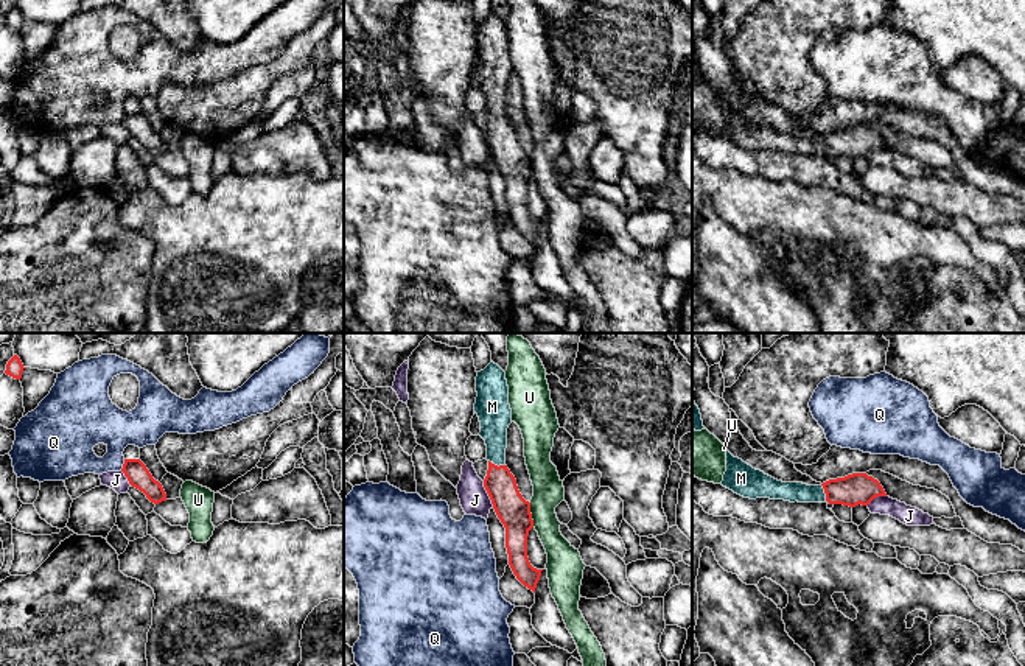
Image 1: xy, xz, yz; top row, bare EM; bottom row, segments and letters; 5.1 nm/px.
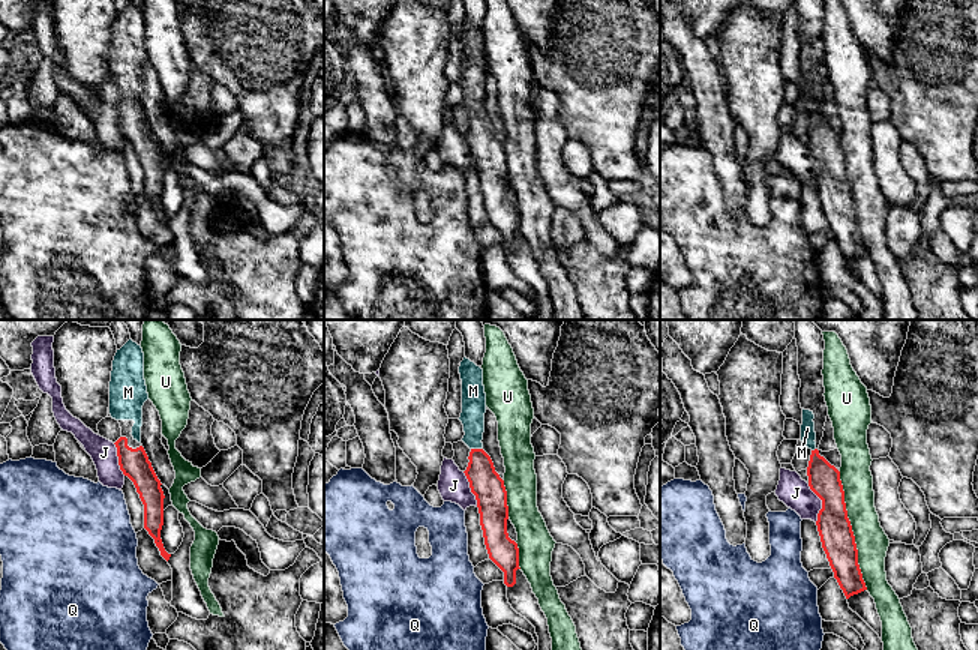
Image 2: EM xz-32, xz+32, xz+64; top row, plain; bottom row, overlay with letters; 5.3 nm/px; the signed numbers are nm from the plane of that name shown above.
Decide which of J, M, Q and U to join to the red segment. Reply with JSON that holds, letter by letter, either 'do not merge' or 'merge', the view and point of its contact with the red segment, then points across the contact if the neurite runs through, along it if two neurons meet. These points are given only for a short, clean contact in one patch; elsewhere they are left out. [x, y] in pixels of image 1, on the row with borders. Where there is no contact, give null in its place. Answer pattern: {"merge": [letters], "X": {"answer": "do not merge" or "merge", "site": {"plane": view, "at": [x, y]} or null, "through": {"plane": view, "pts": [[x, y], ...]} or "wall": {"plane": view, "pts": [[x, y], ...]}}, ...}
{"merge": ["M"], "J": {"answer": "do not merge", "site": {"plane": "xz", "at": [487, 492]}}, "M": {"answer": "merge", "site": {"plane": "yz", "at": [825, 492]}, "through": {"plane": "yz", "pts": [[854, 489], [825, 492], [792, 492]]}}, "Q": {"answer": "do not merge", "site": {"plane": "xy", "at": [123, 466]}}, "U": {"answer": "do not merge", "site": {"plane": "xz", "at": [531, 515]}}}

